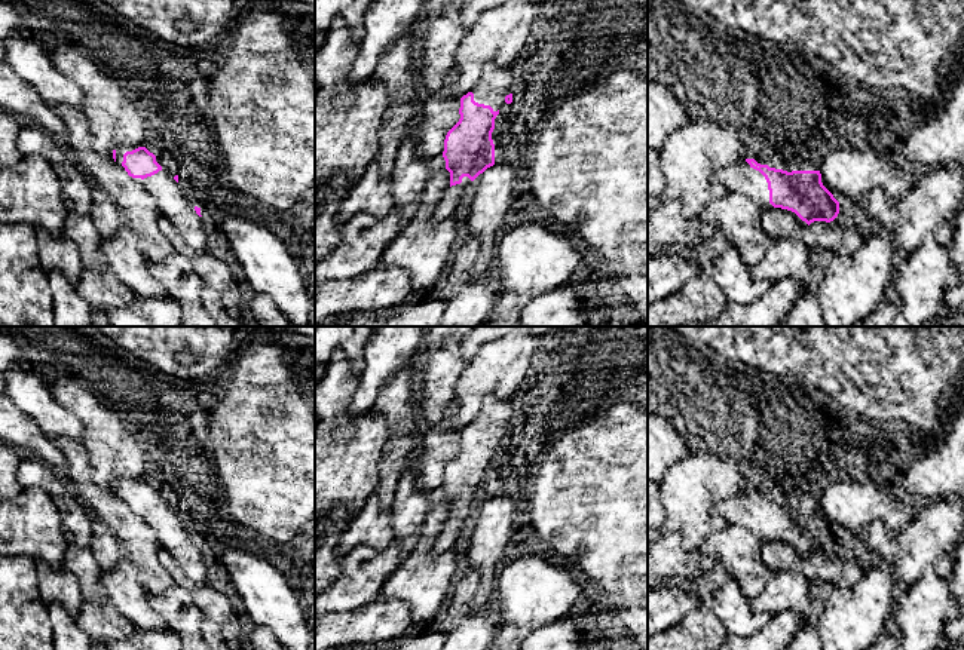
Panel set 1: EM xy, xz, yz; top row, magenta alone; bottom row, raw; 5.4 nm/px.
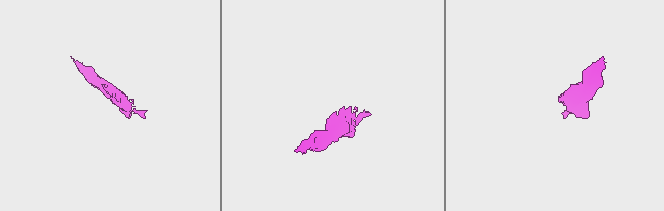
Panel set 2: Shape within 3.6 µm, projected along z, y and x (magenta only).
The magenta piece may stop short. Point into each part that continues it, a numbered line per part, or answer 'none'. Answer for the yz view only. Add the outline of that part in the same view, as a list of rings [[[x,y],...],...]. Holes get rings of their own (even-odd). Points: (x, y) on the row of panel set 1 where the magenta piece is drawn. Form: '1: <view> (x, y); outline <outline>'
1: yz (738, 177); outline [[[744,159],[717,171],[713,183],[720,184],[728,193],[741,193],[755,200],[761,211],[772,209],[765,177],[753,169]]]

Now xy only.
1: xy (195, 230); outline [[[159,171],[144,180],[132,180],[149,190],[160,215],[165,215],[175,226],[189,246],[198,251],[206,251],[208,237],[214,227],[196,214],[195,205],[186,200],[172,175]]]

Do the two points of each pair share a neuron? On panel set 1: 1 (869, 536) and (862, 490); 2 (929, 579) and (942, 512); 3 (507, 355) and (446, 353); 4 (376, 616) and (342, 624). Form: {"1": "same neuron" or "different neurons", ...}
{"1": "different neurons", "2": "different neurons", "3": "different neurons", "4": "same neuron"}

